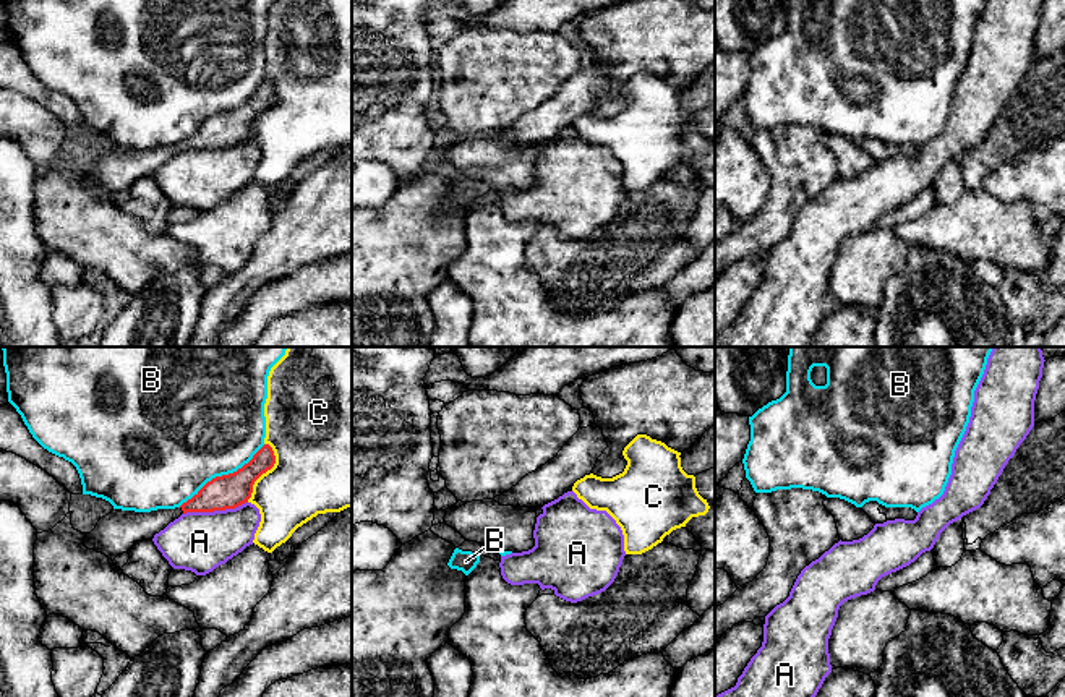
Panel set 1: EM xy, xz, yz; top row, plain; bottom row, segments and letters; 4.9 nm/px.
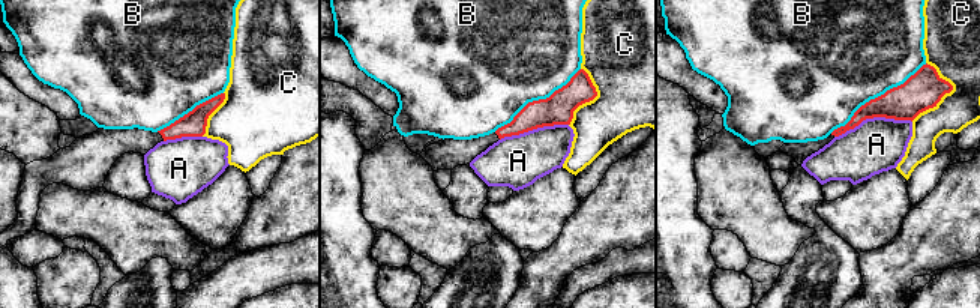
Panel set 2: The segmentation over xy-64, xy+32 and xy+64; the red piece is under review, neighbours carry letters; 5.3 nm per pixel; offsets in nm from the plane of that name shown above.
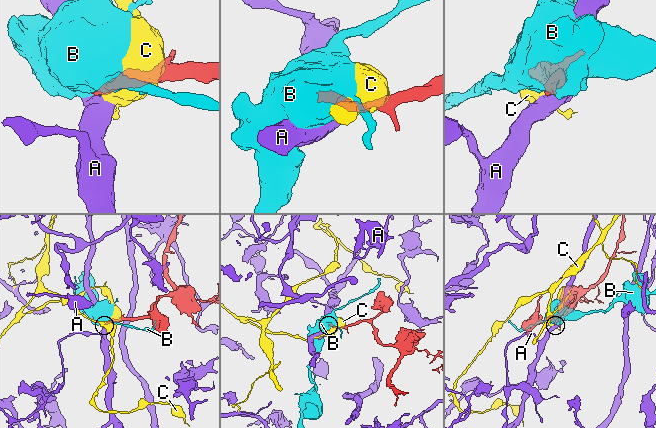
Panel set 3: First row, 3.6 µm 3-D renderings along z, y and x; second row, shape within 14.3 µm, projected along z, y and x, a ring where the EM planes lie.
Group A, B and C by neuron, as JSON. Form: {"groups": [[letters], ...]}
{"groups": [["A"], ["B"], ["C"]]}

